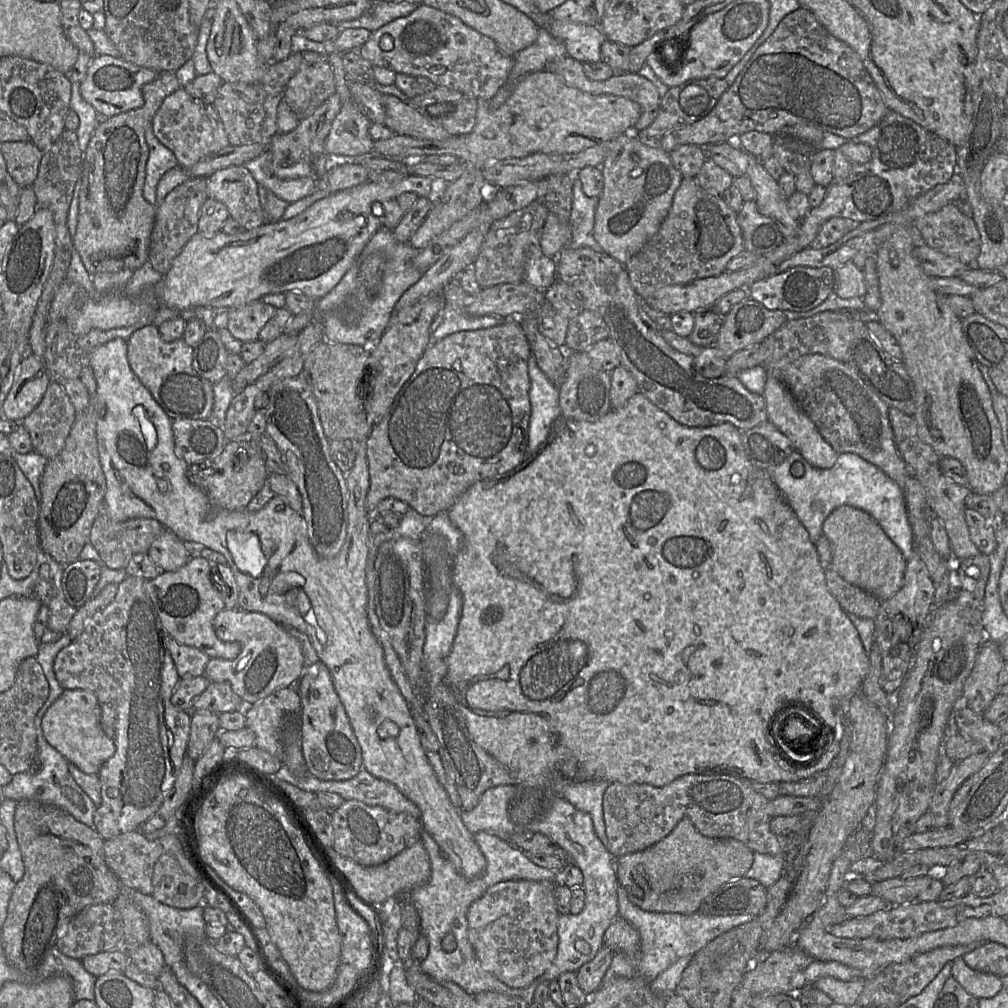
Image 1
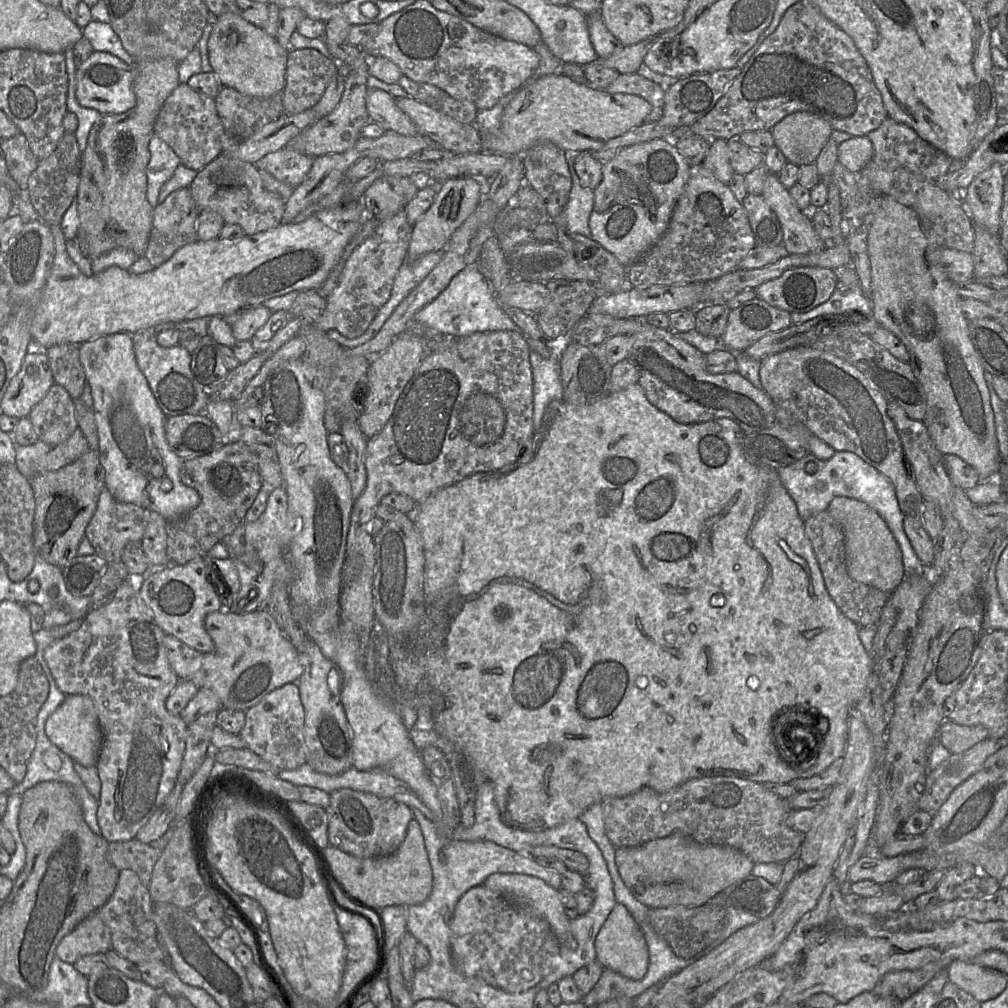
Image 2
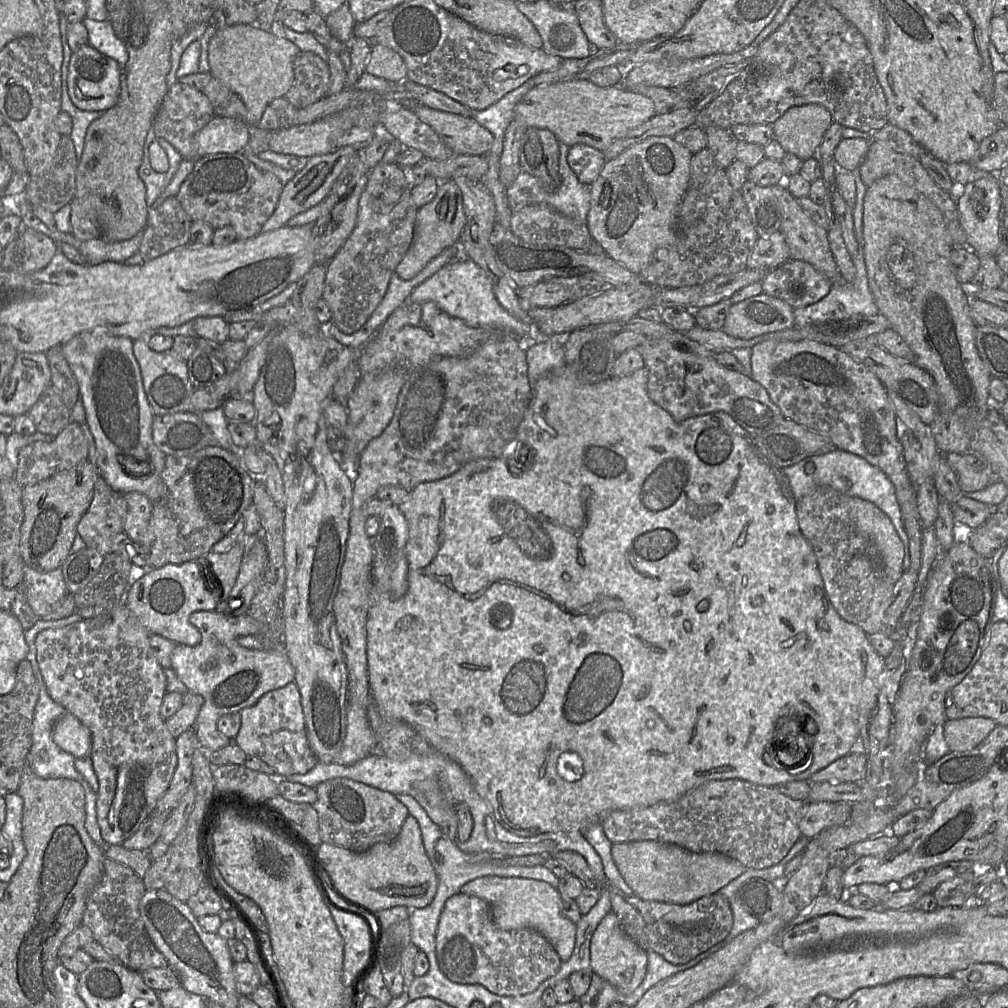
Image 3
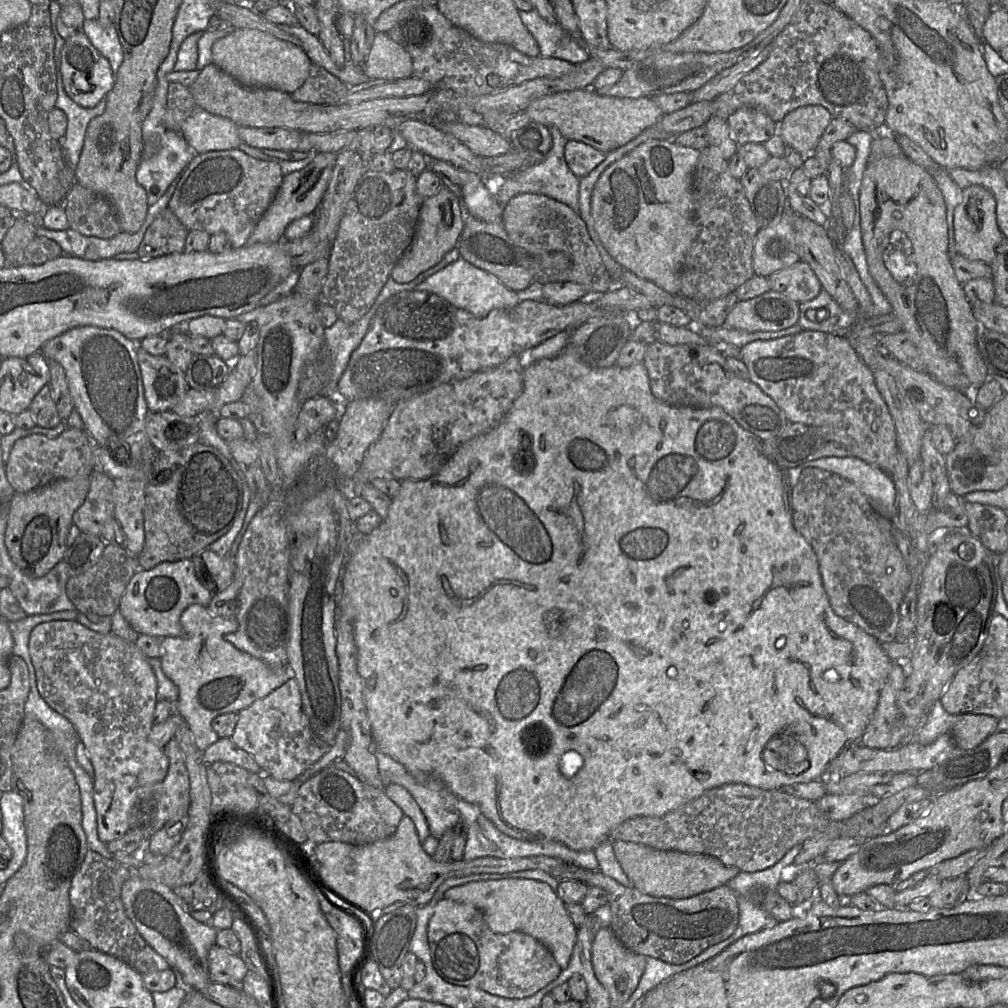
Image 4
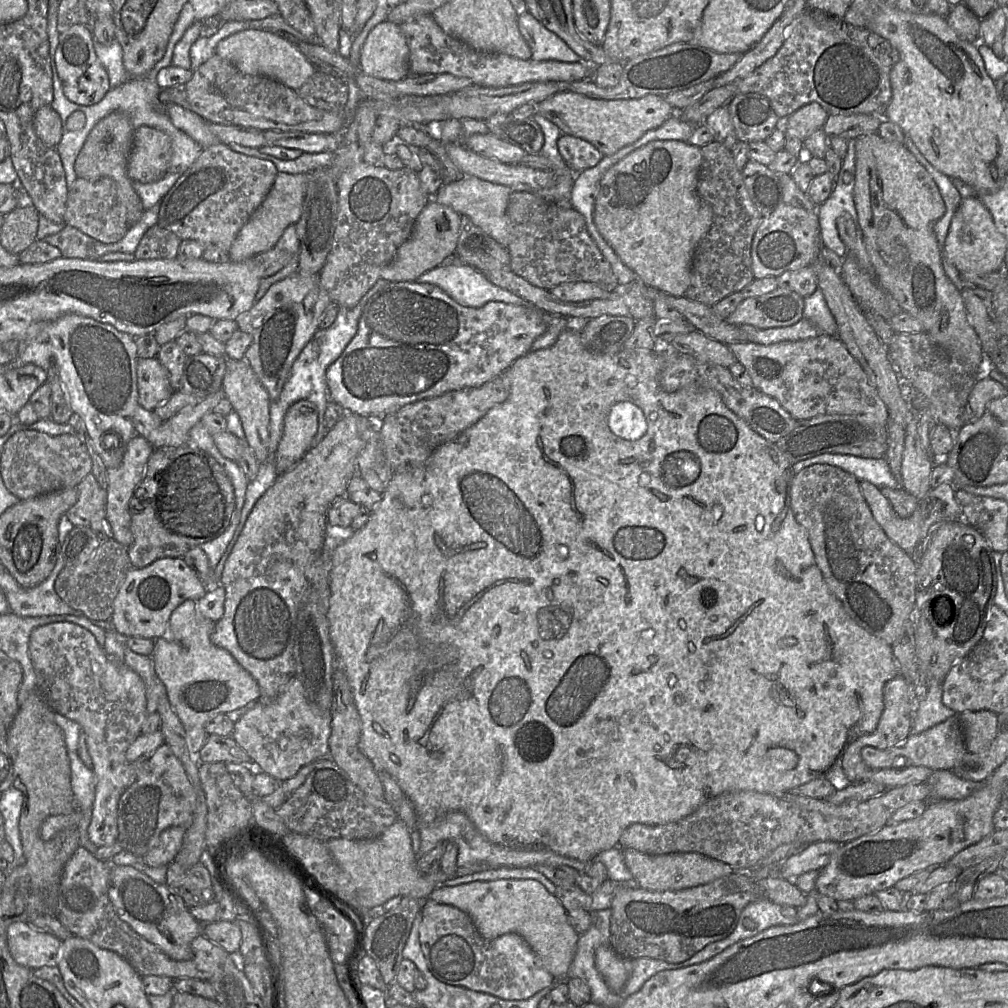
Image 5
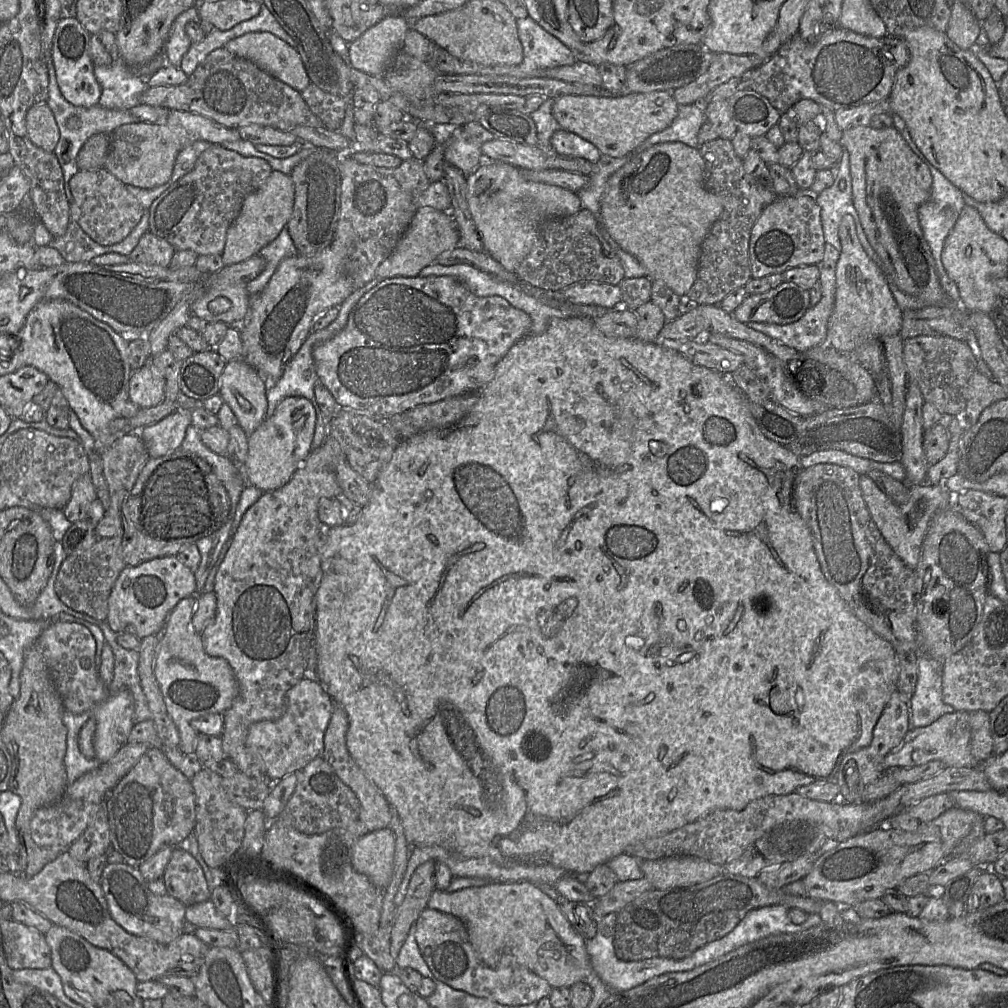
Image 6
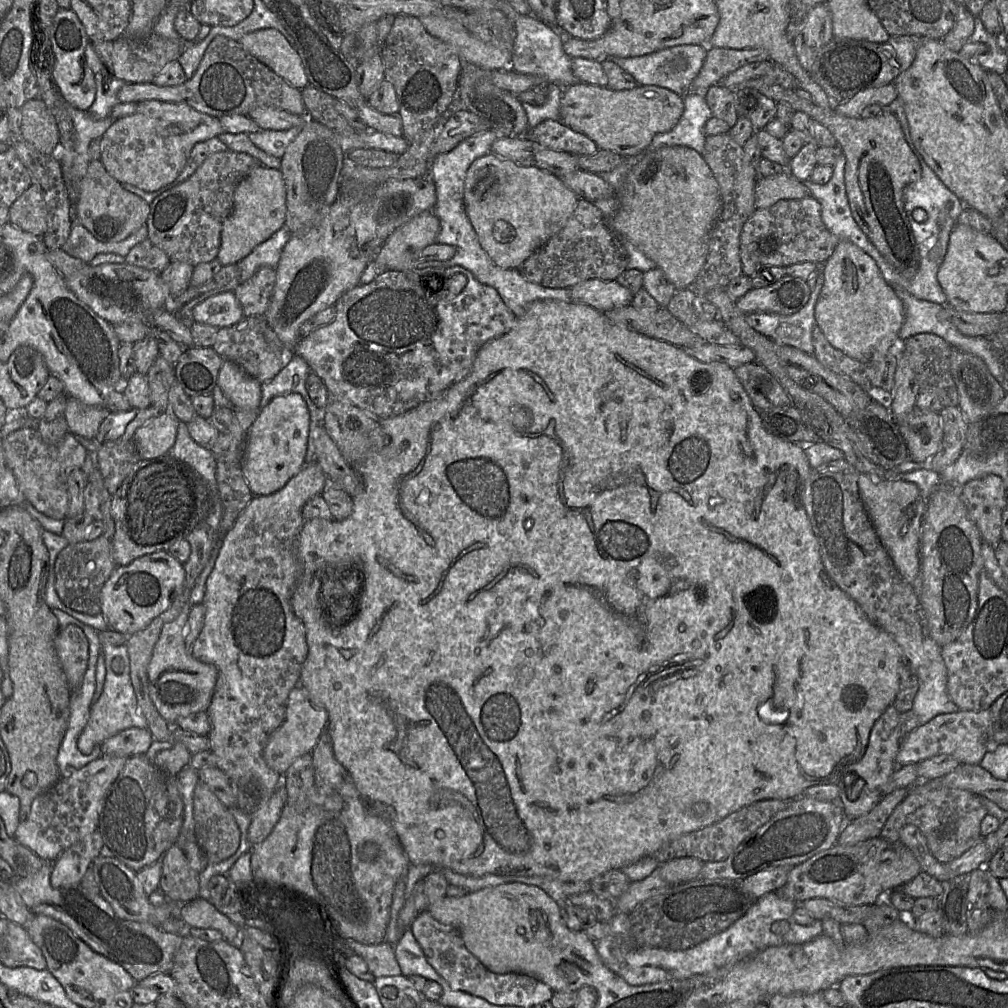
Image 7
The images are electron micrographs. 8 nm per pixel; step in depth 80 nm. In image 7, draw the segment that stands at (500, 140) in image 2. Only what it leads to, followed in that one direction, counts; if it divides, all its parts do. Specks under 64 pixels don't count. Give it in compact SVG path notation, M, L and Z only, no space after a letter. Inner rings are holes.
M577 82L563 91L559 120L573 131L590 138L599 149L622 156L634 156L643 155L649 150L655 135L674 128L683 111L683 97L666 88L649 85L614 91Z

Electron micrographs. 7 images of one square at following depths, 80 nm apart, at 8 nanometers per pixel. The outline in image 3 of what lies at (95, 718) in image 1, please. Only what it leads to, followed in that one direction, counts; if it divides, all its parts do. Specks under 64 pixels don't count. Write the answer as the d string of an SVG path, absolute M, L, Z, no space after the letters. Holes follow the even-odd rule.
M67 711L55 723L52 737L62 750L74 758L84 758L90 754L92 737L89 728Z

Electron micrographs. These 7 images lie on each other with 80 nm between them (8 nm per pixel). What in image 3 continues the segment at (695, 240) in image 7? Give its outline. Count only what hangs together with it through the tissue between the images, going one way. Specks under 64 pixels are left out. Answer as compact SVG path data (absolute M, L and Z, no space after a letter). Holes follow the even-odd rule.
M649 137L606 161L591 184L589 232L608 256L631 272L639 274L657 249L675 243L678 209L688 189L693 155L672 137Z

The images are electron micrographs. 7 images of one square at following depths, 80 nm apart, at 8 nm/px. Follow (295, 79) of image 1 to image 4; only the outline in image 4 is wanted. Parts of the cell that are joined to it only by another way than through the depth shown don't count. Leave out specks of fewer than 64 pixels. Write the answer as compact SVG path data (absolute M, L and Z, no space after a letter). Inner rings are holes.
M311 63L307 79L290 96L297 102L337 105L346 96L348 88L326 69Z

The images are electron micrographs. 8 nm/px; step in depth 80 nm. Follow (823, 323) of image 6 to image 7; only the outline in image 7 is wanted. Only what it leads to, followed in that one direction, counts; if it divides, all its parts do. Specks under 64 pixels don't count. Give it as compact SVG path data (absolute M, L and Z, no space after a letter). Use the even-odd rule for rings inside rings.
M823 264L811 291L807 304L791 315L775 313L751 313L746 315L747 323L762 335L770 338L778 345L795 347L813 355L813 329L818 325L815 319L815 305L824 283Z

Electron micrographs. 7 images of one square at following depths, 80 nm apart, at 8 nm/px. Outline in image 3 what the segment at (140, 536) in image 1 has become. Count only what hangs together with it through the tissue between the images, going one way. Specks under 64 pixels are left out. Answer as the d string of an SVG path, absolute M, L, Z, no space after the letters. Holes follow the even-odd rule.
M100 476L91 504L77 526L78 535L91 547L106 555L112 552L111 539L123 532L127 515L124 494L113 490Z

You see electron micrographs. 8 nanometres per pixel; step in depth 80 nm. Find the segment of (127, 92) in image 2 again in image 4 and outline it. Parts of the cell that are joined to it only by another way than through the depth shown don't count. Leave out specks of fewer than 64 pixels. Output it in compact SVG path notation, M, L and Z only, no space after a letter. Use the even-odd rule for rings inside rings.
M84 31L65 40L61 53L60 71L67 95L83 108L93 108L98 105L115 84L109 61L94 48Z

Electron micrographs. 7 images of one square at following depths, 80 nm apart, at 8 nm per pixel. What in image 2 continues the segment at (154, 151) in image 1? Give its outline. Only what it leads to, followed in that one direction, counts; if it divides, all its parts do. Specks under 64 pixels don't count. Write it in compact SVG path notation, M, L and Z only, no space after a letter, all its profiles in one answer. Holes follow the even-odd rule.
M153 133L148 149L150 159L145 174L147 179L147 200L156 207L162 186L172 177L175 169L181 164L180 158L162 139Z

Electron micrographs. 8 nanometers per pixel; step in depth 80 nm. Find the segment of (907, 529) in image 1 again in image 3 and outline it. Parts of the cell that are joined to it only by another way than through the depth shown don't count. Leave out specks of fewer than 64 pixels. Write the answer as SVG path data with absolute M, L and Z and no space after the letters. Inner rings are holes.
M834 450L826 454L807 457L800 462L782 469L792 495L795 500L812 494L820 486L830 486L835 490L851 497L859 497L876 505L891 520L899 538L904 547L903 568L910 567L909 540L904 530L902 513L895 495L895 488L886 474L879 468L871 465L864 458L855 454ZM813 462L816 470L813 474L806 474L804 471L805 464Z

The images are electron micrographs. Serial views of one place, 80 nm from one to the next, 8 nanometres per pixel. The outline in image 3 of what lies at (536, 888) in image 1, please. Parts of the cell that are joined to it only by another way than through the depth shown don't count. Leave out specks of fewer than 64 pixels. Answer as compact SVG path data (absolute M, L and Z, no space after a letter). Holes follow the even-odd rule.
M462 893L445 902L435 936L435 954L441 972L450 981L480 984L501 996L519 996L535 991L558 972L562 963L551 943L540 933L527 928L499 929L485 900Z

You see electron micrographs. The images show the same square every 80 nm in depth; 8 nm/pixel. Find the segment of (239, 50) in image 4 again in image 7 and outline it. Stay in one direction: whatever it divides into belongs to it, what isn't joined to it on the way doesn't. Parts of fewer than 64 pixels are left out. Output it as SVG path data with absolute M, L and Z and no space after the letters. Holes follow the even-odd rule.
M261 29L244 35L239 43L251 55L300 91L309 85L297 50L276 29Z

